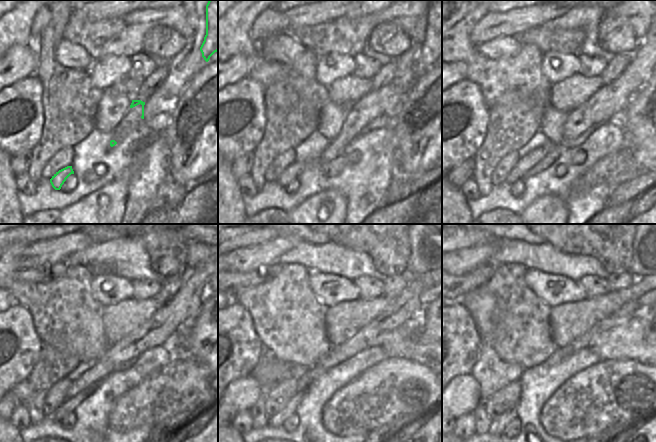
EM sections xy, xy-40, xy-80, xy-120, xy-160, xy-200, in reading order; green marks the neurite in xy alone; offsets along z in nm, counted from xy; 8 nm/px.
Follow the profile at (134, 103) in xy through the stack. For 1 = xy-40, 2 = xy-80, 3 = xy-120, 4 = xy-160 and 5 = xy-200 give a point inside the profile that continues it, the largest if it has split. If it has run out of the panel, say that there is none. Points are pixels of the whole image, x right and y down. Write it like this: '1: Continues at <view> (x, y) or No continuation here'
1: Continues at xy-40 (384, 101)
2: Continues at xy-80 (608, 102)
3: Continues at xy-120 (168, 321)
4: Continues at xy-160 (406, 306)
5: Continues at xy-200 (624, 313)

